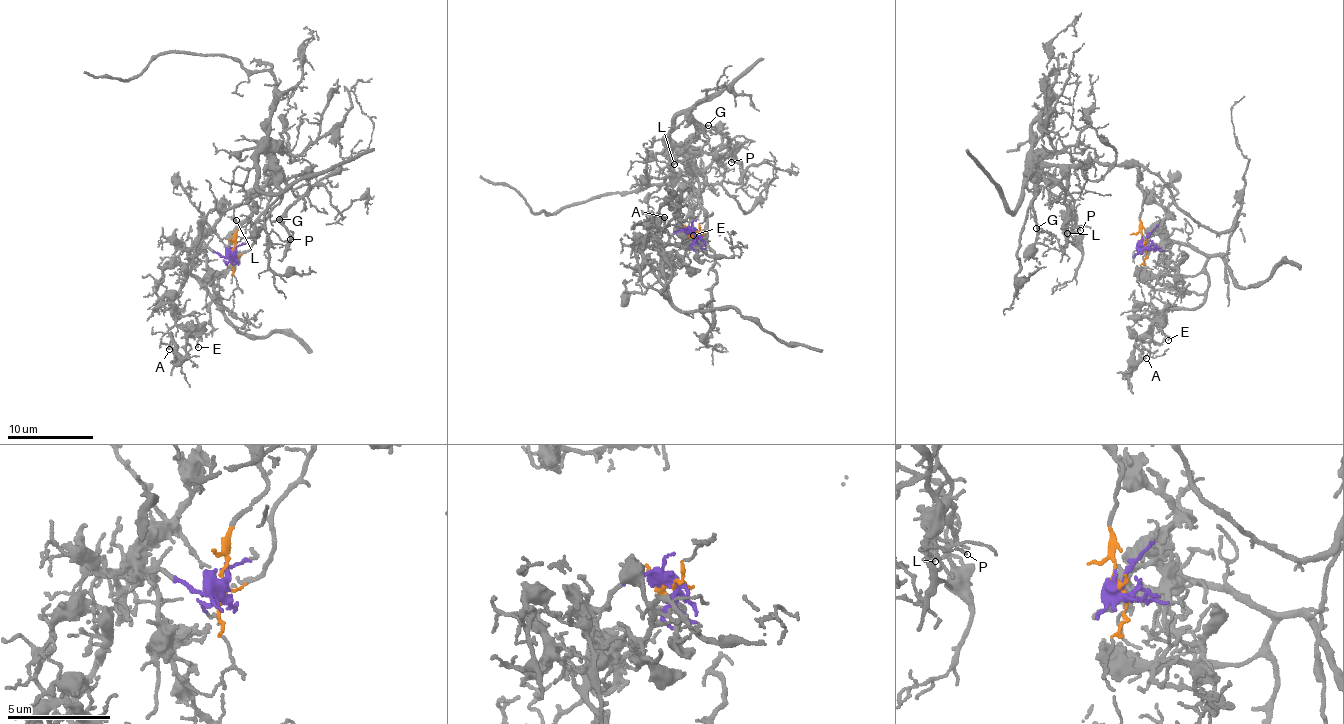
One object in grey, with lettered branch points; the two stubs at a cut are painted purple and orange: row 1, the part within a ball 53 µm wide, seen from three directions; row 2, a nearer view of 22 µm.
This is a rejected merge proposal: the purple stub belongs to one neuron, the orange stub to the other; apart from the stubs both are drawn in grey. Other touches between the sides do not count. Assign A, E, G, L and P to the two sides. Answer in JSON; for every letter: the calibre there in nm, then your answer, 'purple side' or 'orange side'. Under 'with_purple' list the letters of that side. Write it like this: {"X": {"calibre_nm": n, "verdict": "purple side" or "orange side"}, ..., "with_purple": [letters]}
{"A": {"calibre_nm": 110, "verdict": "purple side"}, "E": {"calibre_nm": 110, "verdict": "purple side"}, "G": {"calibre_nm": 110, "verdict": "orange side"}, "L": {"calibre_nm": 150, "verdict": "orange side"}, "P": {"calibre_nm": 100, "verdict": "orange side"}, "with_purple": ["A", "E"]}

